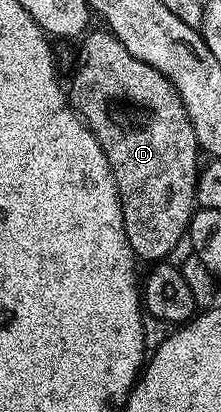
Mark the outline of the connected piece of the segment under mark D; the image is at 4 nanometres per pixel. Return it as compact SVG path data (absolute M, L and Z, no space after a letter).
M90 29L84 35L81 58L85 63L78 68L77 75L73 78L73 87L70 85L67 93L73 109L80 114L82 122L99 140L107 156L107 164L111 164L121 201L127 240L134 255L142 263L152 264L168 259L169 253L183 242L189 221L198 209L197 137L183 108L183 100L179 100L169 79L164 78L155 68L143 64L143 60L135 60L135 56L131 56L131 52L127 52L127 48L123 48L120 40L110 34L108 29L100 29Z

